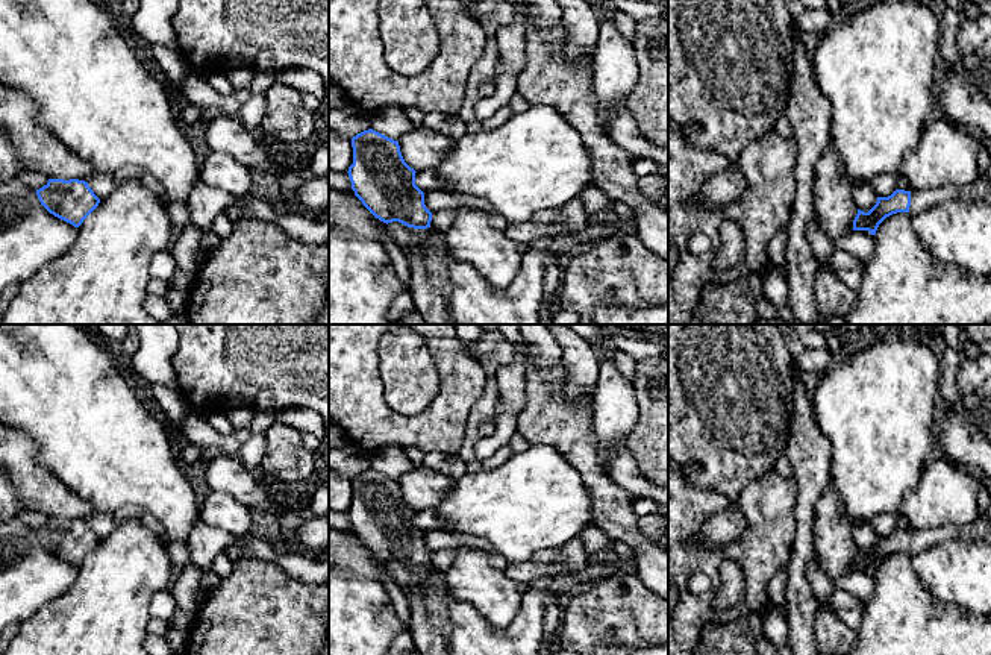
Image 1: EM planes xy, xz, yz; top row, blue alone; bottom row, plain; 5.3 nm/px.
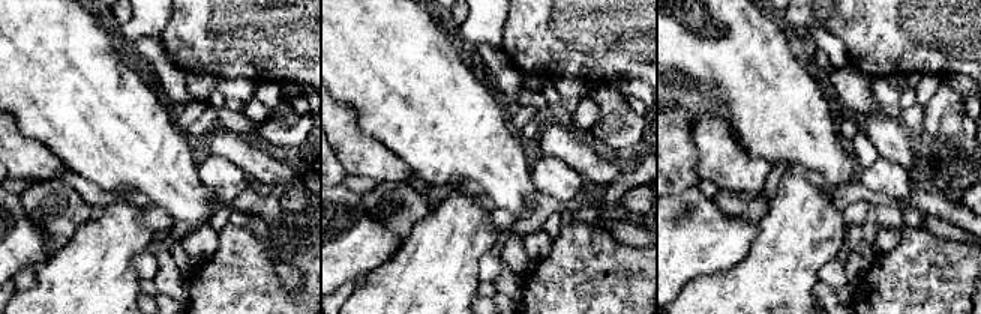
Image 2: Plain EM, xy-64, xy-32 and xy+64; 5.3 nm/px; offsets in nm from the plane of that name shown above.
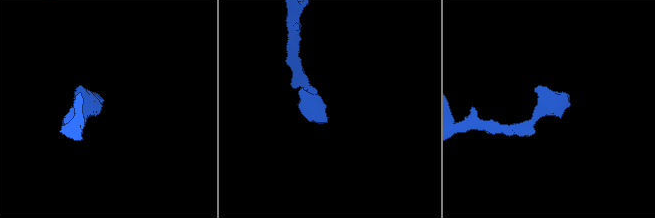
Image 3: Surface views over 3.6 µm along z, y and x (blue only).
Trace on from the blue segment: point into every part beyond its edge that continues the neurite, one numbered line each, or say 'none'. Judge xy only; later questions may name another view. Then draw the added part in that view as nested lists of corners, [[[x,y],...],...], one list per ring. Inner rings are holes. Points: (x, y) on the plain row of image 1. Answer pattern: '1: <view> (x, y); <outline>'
none

